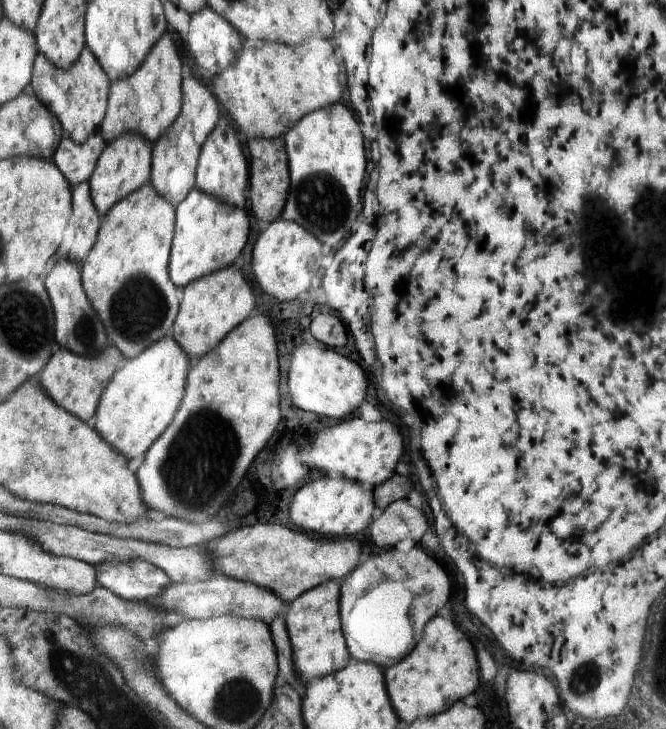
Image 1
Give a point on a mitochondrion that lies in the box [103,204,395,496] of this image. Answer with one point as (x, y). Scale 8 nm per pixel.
(139, 308)

